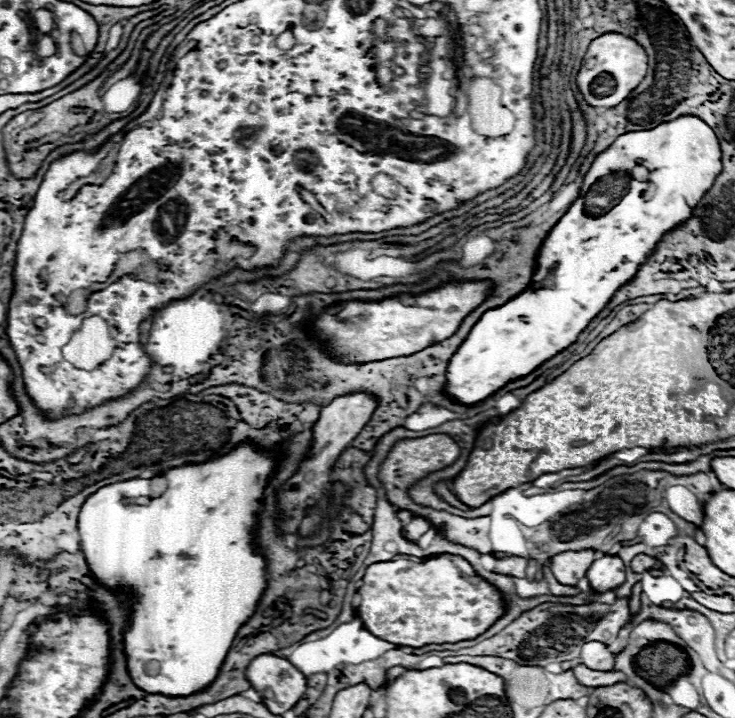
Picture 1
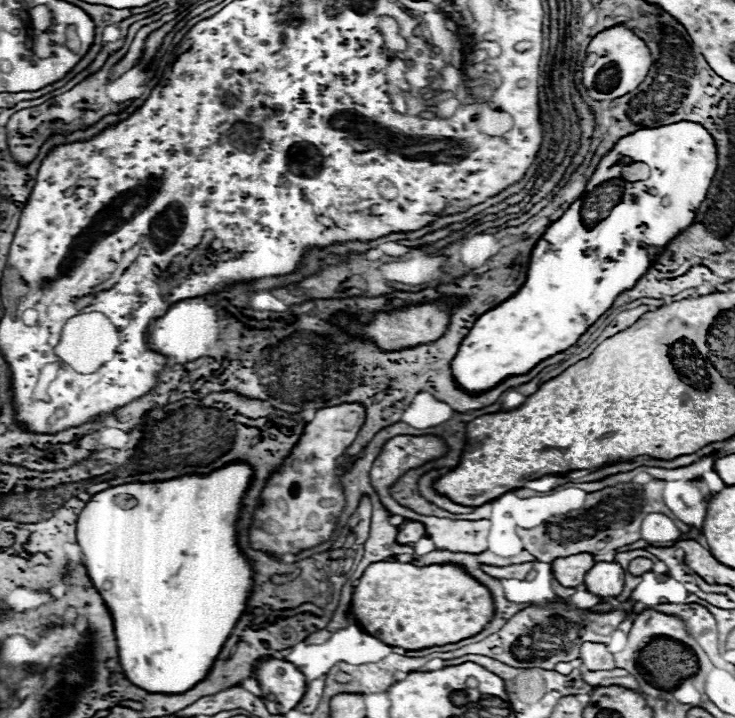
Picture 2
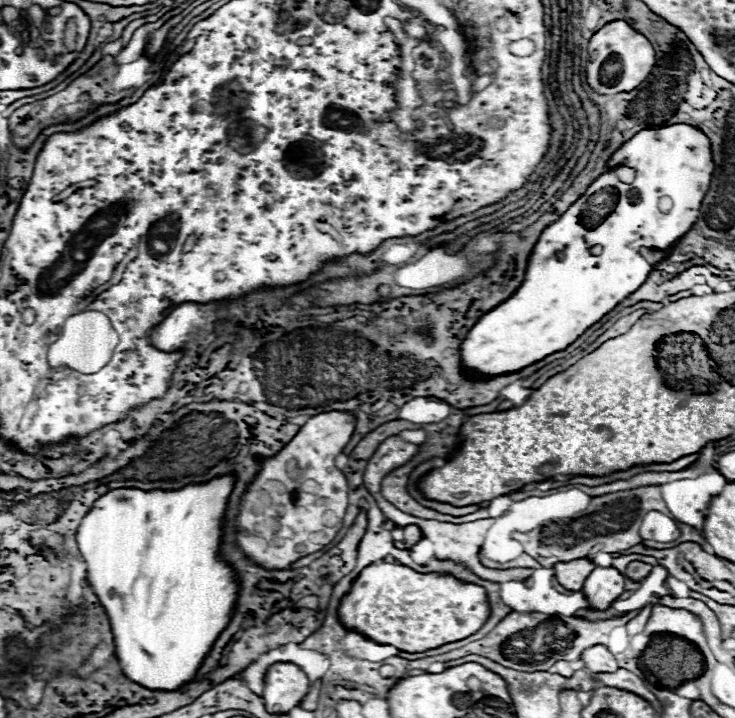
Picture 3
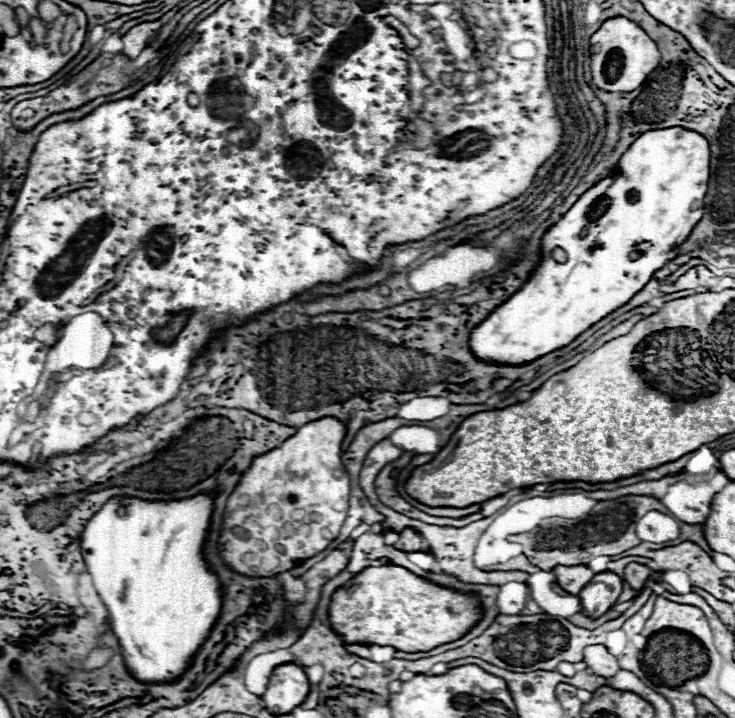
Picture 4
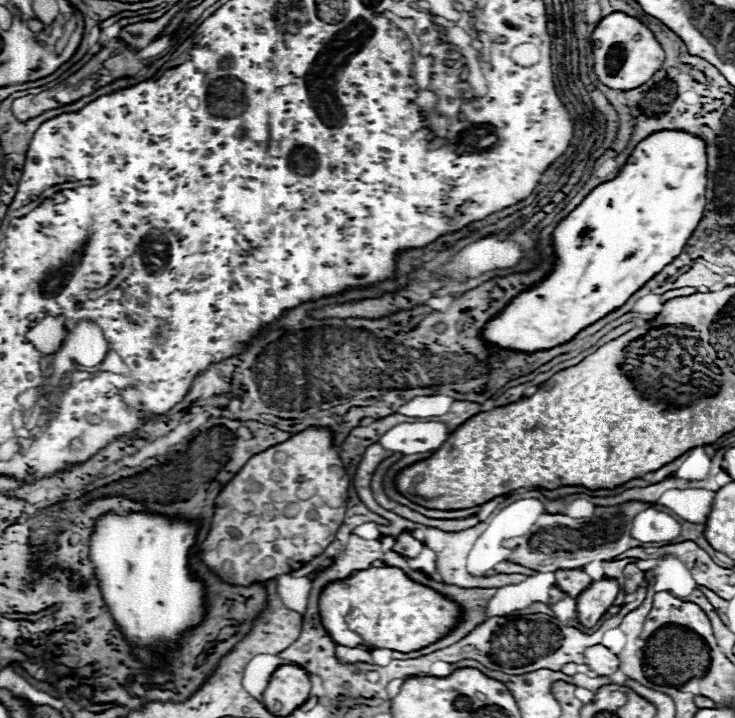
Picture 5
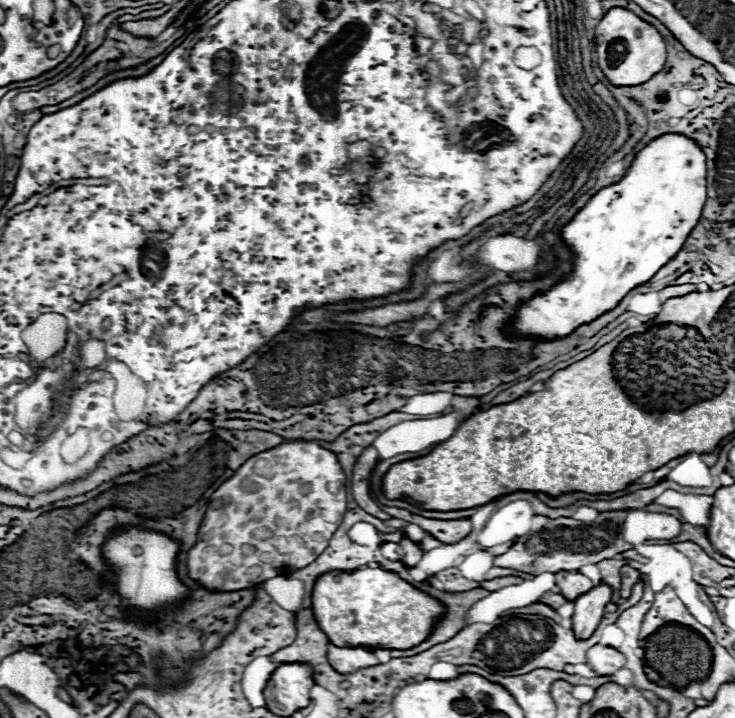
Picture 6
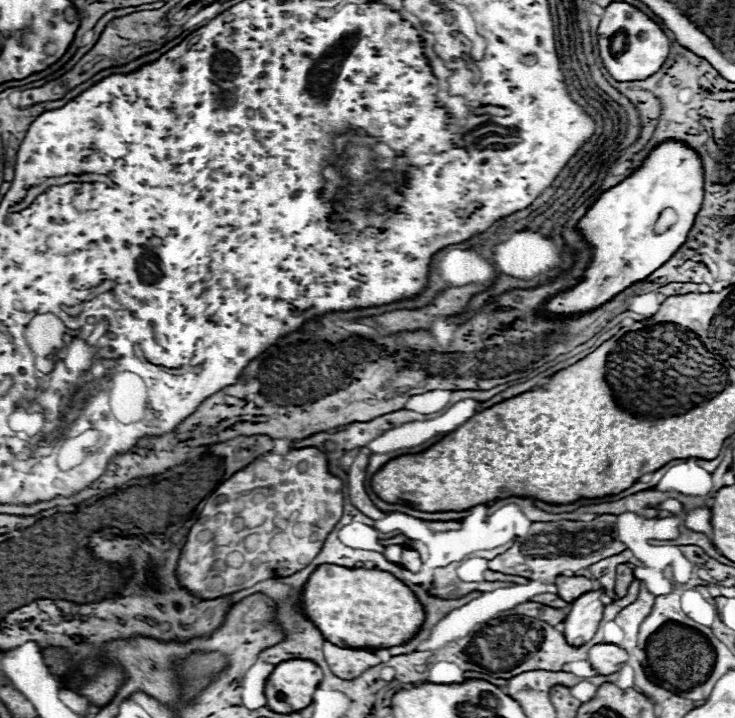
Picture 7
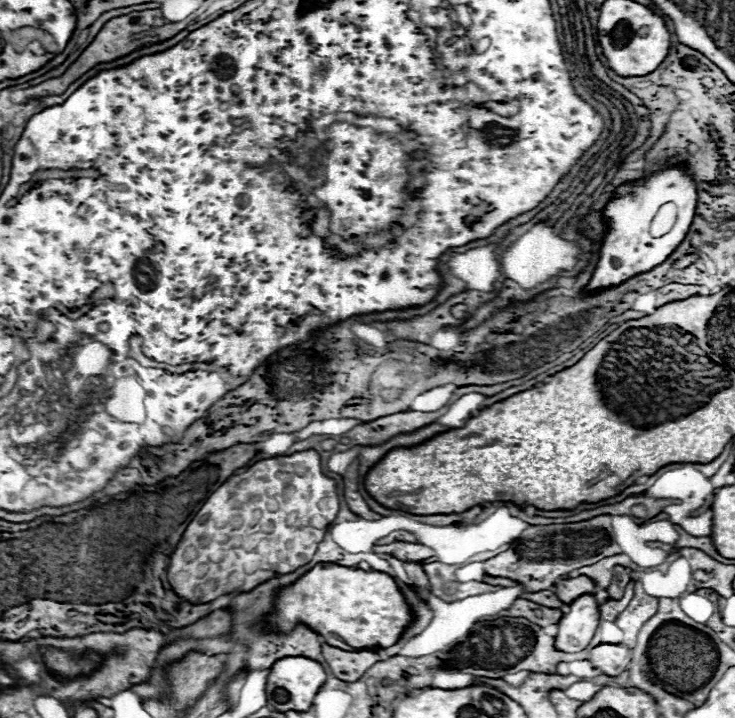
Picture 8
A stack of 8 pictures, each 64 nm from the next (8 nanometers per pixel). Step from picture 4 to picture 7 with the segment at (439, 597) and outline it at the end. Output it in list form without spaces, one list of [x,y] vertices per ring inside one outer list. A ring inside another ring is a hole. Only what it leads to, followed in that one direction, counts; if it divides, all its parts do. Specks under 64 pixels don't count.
[[[324,564],[316,568],[314,574],[308,578],[302,592],[302,608],[306,616],[316,624],[316,628],[322,632],[322,636],[332,644],[338,644],[340,648],[402,646],[418,634],[426,618],[424,606],[420,604],[420,600],[394,574],[378,570],[378,568],[366,570],[366,568],[344,568],[344,566],[332,566],[332,564]]]

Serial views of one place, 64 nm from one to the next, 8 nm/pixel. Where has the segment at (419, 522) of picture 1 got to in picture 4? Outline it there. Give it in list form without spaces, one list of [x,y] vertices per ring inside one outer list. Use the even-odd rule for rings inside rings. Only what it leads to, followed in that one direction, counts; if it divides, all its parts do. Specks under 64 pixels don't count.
[[[404,528],[400,532],[400,538],[394,544],[394,548],[396,550],[402,550],[402,552],[416,552],[420,544],[422,544],[422,538],[418,536],[418,532],[414,528]]]

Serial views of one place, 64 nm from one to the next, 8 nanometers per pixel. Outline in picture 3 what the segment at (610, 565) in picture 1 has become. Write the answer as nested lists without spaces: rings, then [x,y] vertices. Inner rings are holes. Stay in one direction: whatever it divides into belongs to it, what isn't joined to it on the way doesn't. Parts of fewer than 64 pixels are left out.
[[[596,566],[586,578],[582,592],[592,608],[606,610],[624,592],[624,574],[612,566]]]

